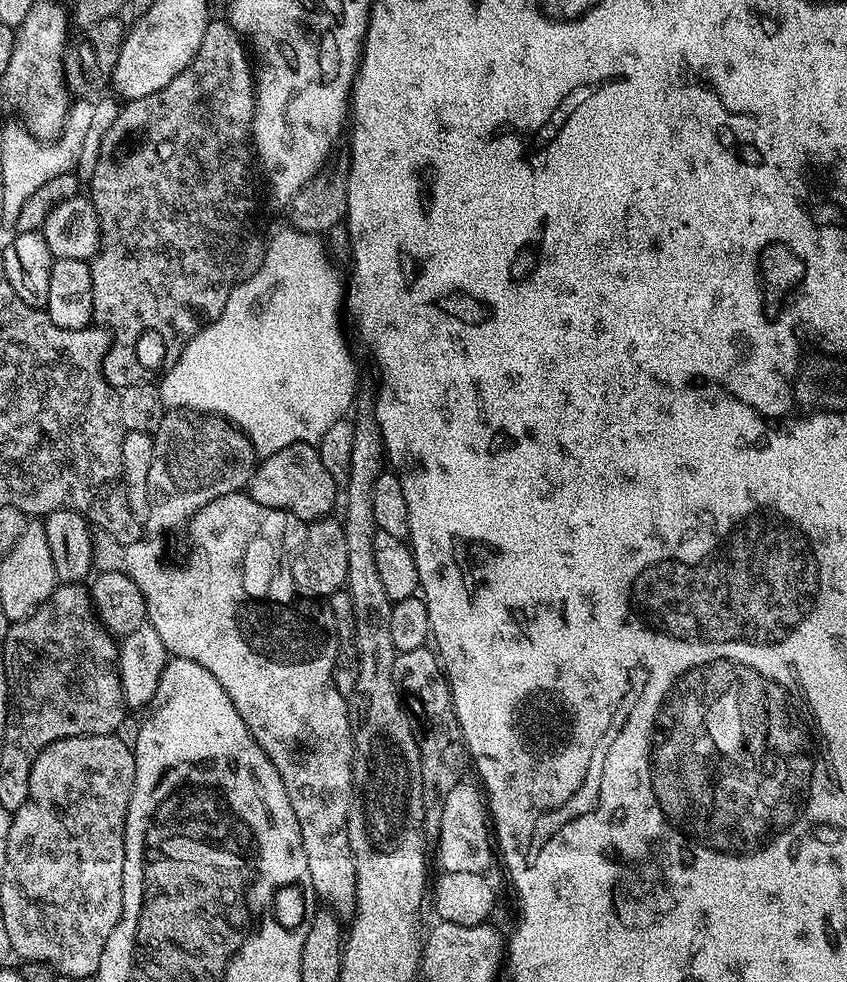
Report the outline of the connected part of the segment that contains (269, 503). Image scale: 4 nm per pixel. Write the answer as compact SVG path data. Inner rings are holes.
M296 444L293 448L283 448L272 456L265 456L253 471L250 481L250 495L254 502L266 508L277 508L296 516L303 522L311 522L327 517L332 507L337 507L337 481L322 466L319 451L310 444ZM252 488L252 489L251 489Z

